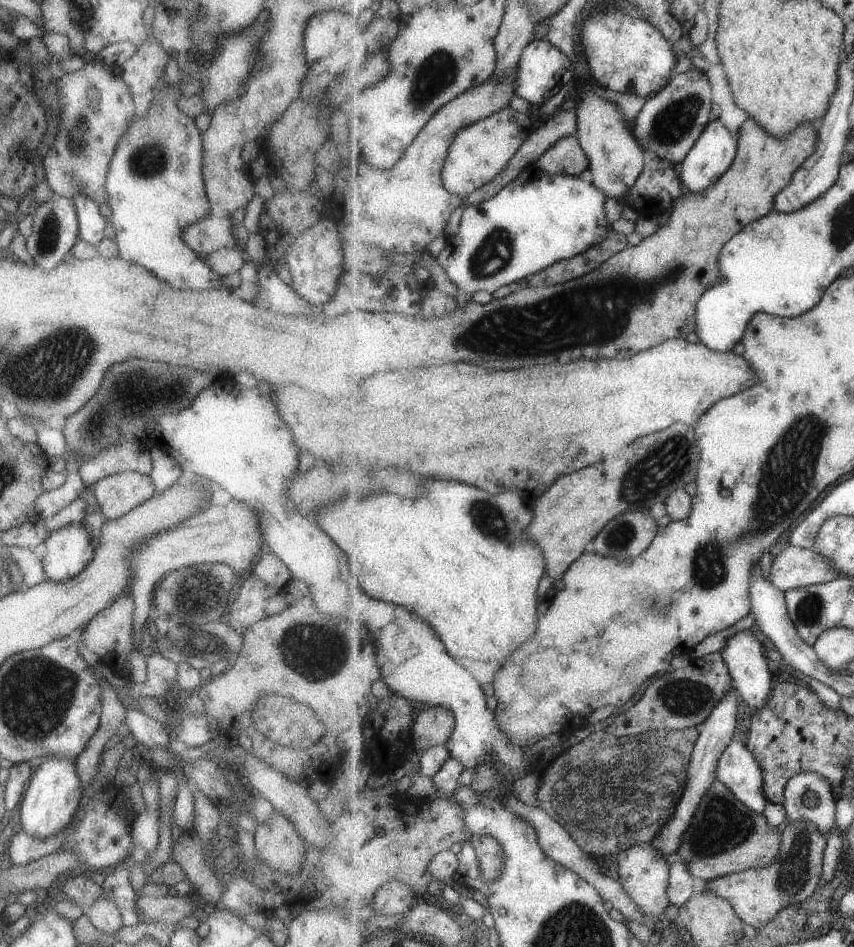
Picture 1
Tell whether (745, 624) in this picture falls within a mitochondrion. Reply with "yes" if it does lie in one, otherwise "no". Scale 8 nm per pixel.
no

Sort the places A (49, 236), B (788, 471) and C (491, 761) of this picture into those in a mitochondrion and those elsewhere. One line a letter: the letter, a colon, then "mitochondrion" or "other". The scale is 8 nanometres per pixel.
A: mitochondrion
B: mitochondrion
C: other

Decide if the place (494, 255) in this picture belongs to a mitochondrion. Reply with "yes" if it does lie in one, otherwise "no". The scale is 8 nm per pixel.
yes

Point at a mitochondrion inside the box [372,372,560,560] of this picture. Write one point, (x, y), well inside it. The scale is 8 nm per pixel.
(490, 520)

